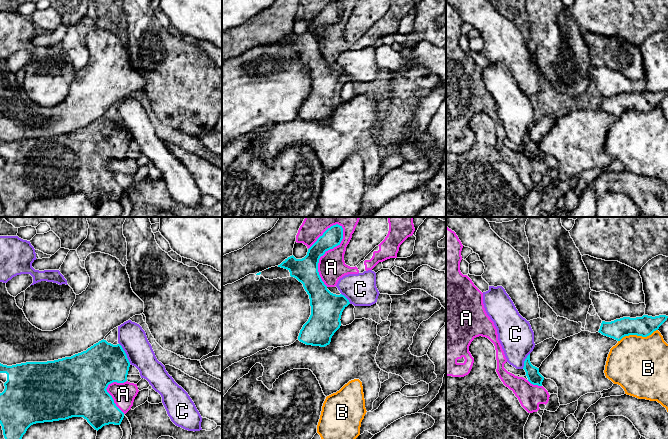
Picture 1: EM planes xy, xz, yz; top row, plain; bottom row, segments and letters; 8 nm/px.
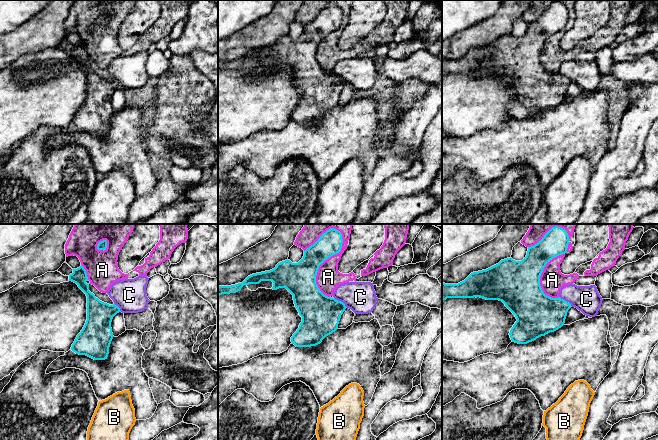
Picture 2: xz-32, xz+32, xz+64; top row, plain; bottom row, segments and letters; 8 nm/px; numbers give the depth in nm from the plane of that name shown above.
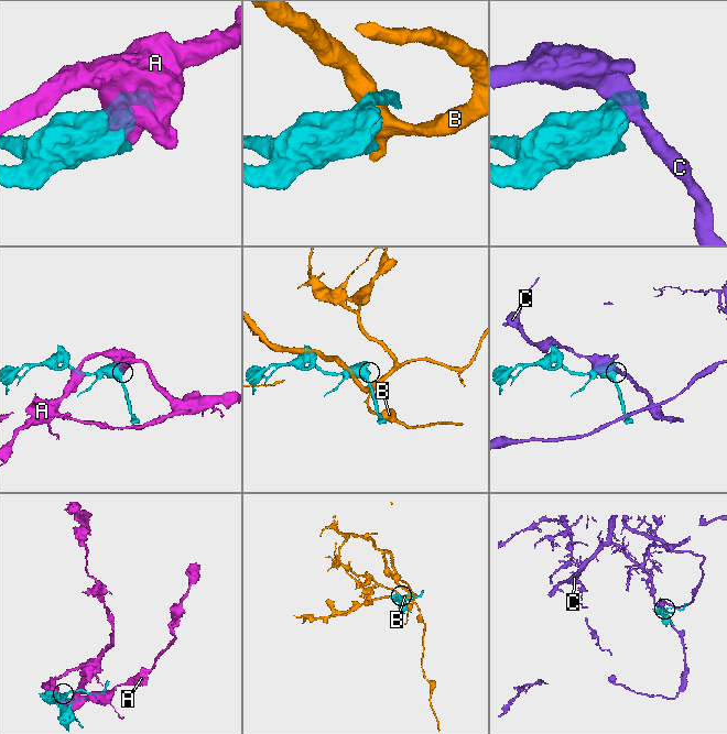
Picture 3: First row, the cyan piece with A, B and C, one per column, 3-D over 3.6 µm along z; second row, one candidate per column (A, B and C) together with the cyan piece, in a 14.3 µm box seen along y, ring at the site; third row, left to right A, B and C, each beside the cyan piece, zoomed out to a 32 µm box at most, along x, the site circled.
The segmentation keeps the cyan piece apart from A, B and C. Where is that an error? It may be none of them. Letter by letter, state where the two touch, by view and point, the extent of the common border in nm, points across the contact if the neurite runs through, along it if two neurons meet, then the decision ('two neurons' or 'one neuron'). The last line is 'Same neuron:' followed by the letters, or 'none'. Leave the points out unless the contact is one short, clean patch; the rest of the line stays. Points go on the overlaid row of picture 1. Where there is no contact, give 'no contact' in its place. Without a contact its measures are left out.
A: meets cyan in xz at (325, 251); contact 500 nm long; two neurons
B: meets cyan in yz at (637, 335); contact 340 nm long; border along yz (657, 329), (646, 336), (625, 335), (618, 341); two neurons
C: meets cyan in xy at (125, 353); contact 190 nm long; border along xy (119, 343), (130, 363); two neurons
Same neuron: none

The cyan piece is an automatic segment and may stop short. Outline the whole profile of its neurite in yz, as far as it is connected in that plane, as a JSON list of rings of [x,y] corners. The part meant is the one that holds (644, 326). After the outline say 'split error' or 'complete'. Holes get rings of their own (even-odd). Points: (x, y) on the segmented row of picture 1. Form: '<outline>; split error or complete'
[[[643,315],[636,318],[623,317],[611,322],[602,321],[598,332],[617,341],[629,335],[647,337],[658,330],[667,318],[666,315]]]; complete

